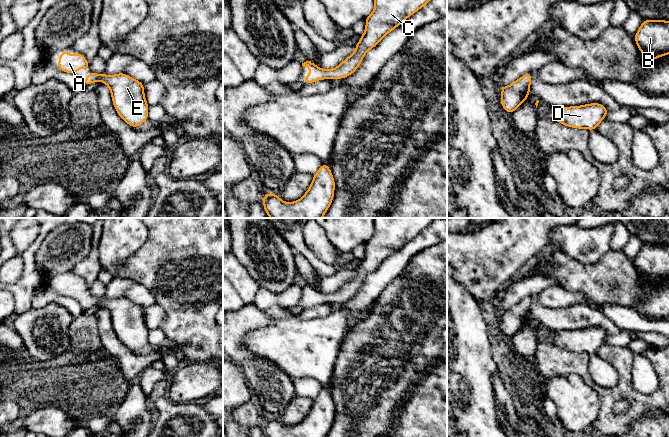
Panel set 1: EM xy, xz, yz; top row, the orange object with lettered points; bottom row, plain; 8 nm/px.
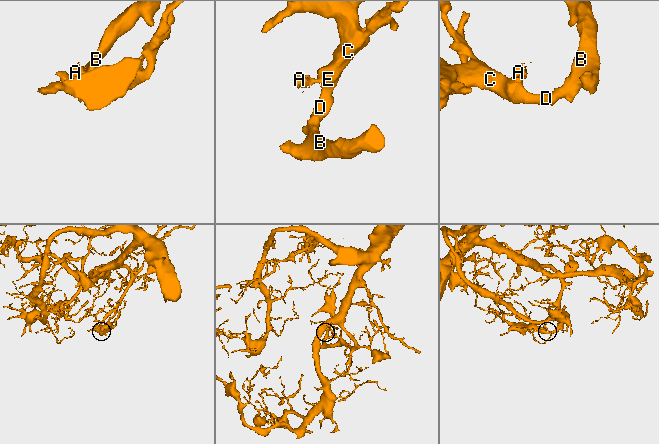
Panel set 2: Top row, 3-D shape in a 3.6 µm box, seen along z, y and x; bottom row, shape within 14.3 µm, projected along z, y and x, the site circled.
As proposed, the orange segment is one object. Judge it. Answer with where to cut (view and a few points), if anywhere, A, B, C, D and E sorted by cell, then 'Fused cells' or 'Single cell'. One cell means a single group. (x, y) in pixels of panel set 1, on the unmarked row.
No split. Groups: A B C D E. Single cell

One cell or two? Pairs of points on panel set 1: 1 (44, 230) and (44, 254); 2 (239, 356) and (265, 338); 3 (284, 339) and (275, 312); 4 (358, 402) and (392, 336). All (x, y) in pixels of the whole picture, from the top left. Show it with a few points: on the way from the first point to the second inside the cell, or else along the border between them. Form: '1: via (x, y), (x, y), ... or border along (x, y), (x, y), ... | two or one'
1: border along (55, 228), (43, 240), (35, 255), (35, 261) | two
2: border along (250, 331), (243, 343), (254, 354), (269, 361) | two
3: border along (292, 315), (276, 319) | two
4: via (368, 386), (377, 365), (387, 352) | one

